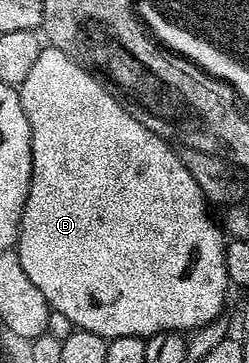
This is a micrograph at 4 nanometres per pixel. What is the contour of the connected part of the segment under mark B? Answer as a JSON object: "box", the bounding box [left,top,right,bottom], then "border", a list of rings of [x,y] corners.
{"box":[16,48,227,339],"border":[[[43,48],[36,64],[28,71],[28,80],[20,87],[22,107],[28,116],[30,125],[30,147],[32,148],[32,180],[30,195],[22,213],[22,226],[18,229],[16,249],[20,256],[20,264],[24,264],[24,272],[44,292],[51,308],[64,312],[68,320],[79,330],[96,332],[104,339],[119,338],[120,336],[136,336],[149,338],[165,330],[180,330],[193,332],[199,326],[219,321],[222,305],[226,302],[226,269],[224,268],[224,252],[227,239],[223,231],[210,219],[208,203],[200,192],[200,184],[192,180],[192,172],[184,168],[177,149],[165,138],[156,136],[140,120],[128,116],[119,102],[111,96],[101,84],[93,78],[80,64],[70,59],[69,54],[53,48]]]}

